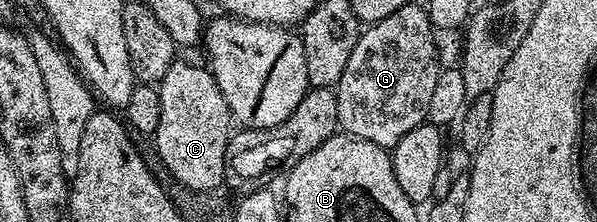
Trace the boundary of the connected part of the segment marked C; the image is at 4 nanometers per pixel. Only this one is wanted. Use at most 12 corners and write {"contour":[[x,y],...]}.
{"contour":[[204,65],[161,77],[157,151],[192,190],[225,178],[231,115]]}

